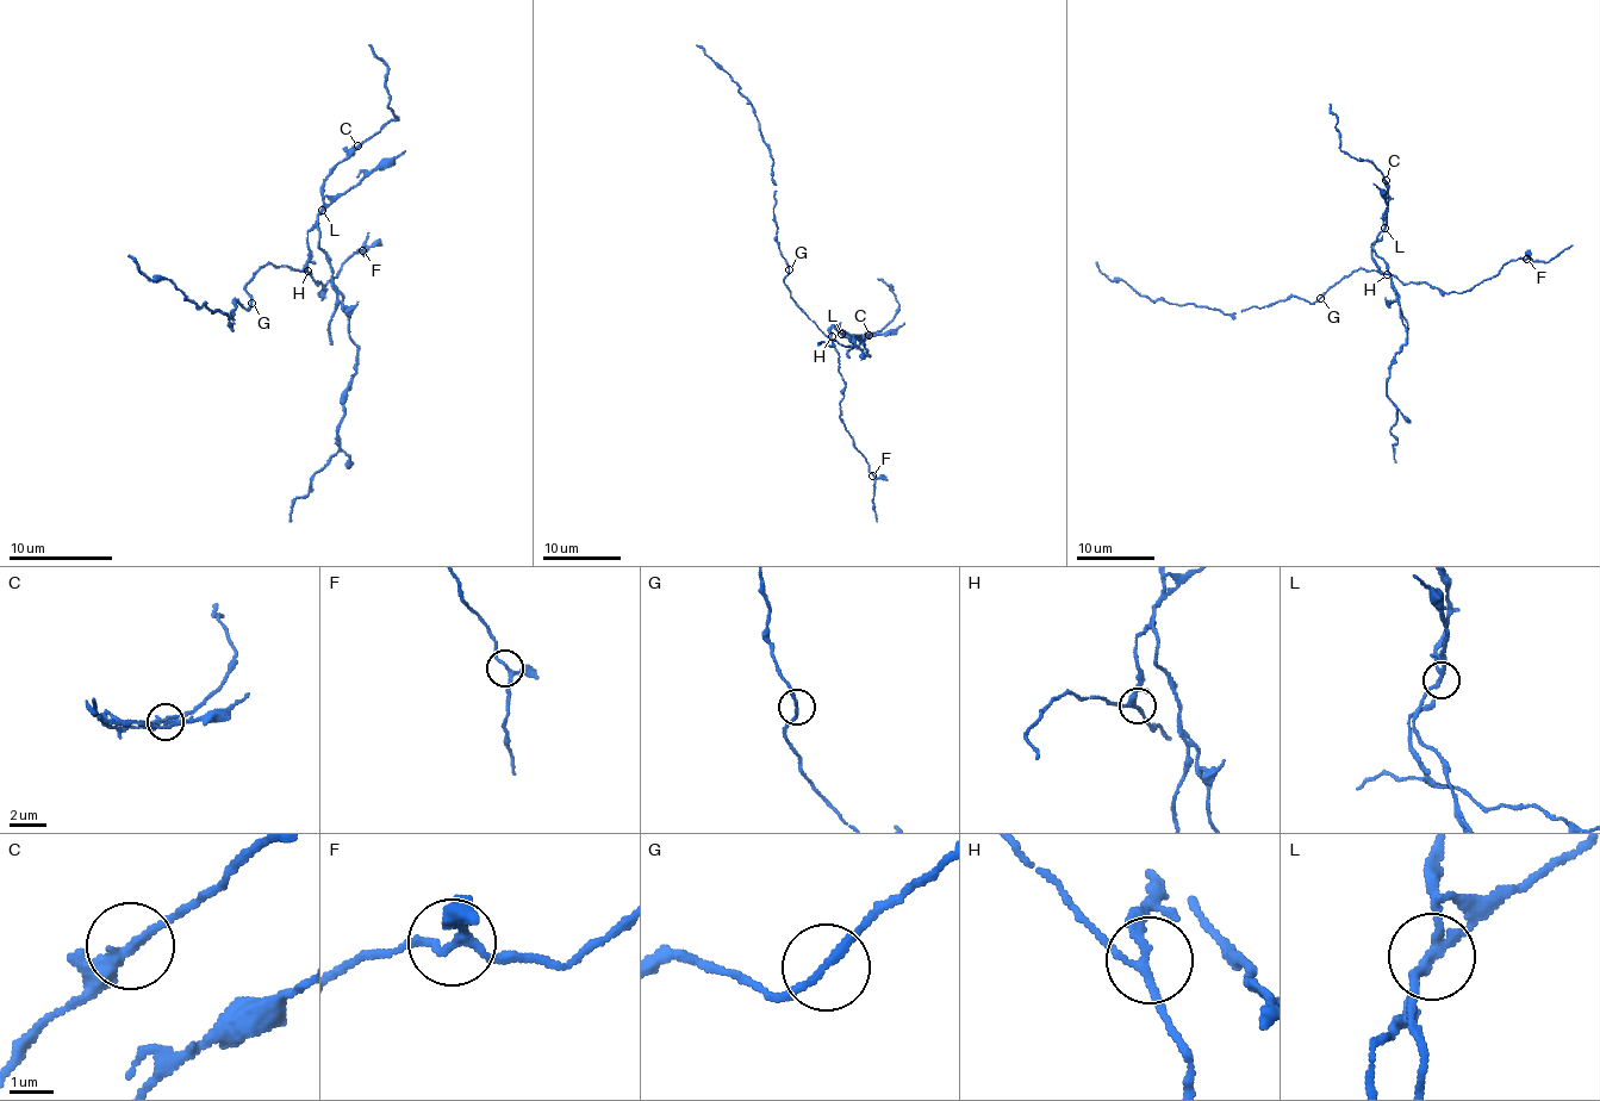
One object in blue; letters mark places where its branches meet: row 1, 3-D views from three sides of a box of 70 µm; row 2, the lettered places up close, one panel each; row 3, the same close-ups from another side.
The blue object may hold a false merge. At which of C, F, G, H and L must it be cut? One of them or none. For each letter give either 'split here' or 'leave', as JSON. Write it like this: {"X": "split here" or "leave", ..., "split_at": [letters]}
{"C": "leave", "F": "leave", "G": "leave", "H": "leave", "L": "split here", "split_at": ["L"]}

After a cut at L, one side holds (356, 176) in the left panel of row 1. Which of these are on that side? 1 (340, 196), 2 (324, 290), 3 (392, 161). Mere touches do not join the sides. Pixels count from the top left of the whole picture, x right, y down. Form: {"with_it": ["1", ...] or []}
{"with_it": ["1", "3"]}

